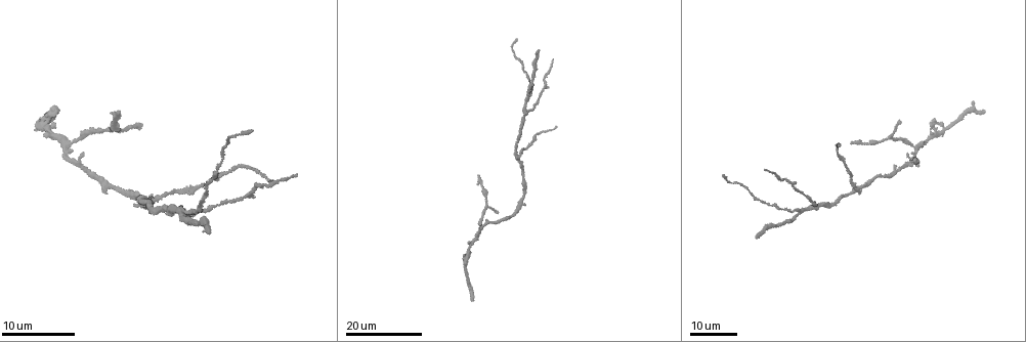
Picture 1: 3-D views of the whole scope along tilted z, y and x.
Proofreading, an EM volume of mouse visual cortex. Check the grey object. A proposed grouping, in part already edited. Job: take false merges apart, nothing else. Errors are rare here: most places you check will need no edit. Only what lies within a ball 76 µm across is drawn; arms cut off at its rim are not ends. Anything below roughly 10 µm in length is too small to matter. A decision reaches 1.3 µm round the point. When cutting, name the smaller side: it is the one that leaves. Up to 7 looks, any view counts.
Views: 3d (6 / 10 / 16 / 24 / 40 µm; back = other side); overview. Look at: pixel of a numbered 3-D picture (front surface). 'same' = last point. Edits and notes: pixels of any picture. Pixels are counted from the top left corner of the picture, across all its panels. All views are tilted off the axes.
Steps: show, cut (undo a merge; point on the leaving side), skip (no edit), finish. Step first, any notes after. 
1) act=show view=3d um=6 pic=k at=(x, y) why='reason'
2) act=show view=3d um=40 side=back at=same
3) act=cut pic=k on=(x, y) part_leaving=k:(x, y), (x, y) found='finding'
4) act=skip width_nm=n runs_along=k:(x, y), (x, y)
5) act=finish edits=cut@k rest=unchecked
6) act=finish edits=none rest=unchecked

act=show view=3d um=24 pic=1 at=(859, 188) why='four-way junction'

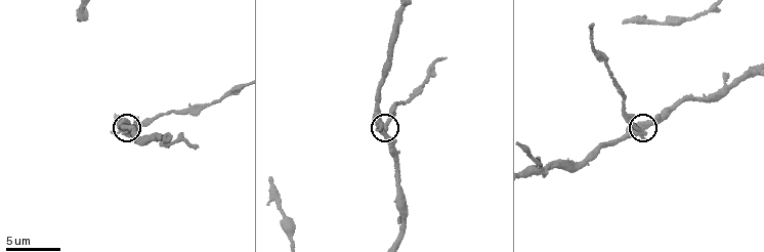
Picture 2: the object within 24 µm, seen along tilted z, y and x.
act=show view=3d um=6 pic=2 at=(384, 123)

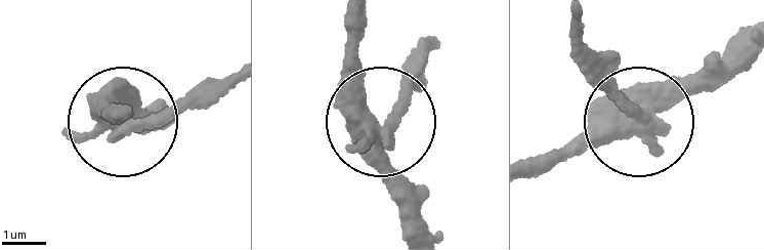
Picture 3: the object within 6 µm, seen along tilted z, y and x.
act=cut pic=3 on=(177, 109) arms=4 part_leaving=3:(646, 121), (596, 84), (585, 23) found='a second neuron is stuck on'

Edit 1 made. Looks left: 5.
act=show view=3d um=10 pic=2 at=(678, 101)

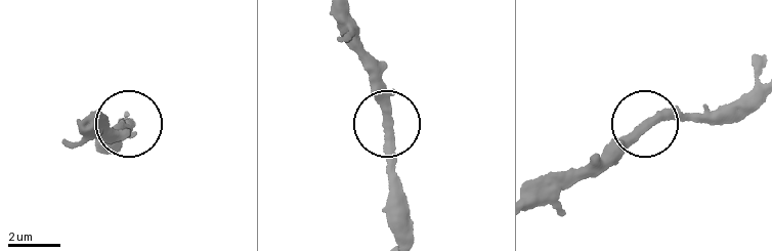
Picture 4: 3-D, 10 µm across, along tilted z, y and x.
act=skip width_nm=290 runs_along=4:(645, 124), (595, 162) found='one neuron here'

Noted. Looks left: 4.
act=show view=3d um=16 pic=1 at=(71, 142) why='arms part here'

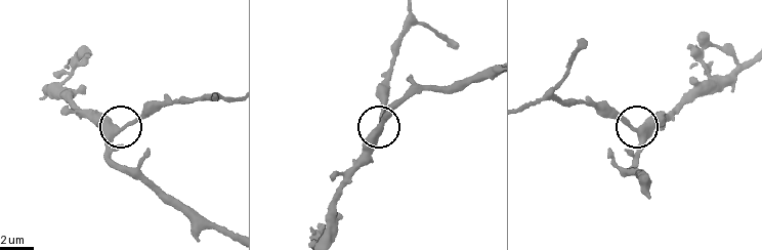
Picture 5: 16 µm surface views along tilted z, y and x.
act=show view=3d um=10 pic=5 at=(637, 131)

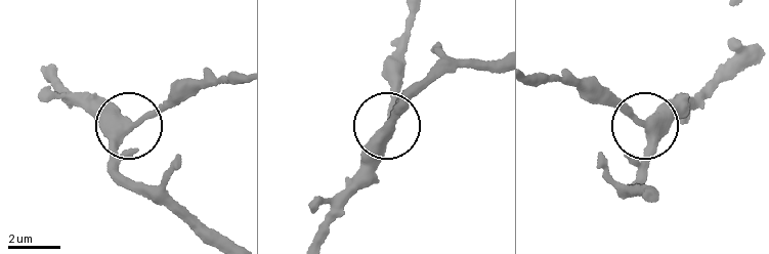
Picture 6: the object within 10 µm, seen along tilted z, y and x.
act=skip arms=3 runs_along=6:(492, 60), (452, 67), (385, 128), (395, 64) found='continuous, no second neuron'

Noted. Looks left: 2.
act=show view=3d um=10 pic=2 at=(173, 139) why='four or more arms meet'

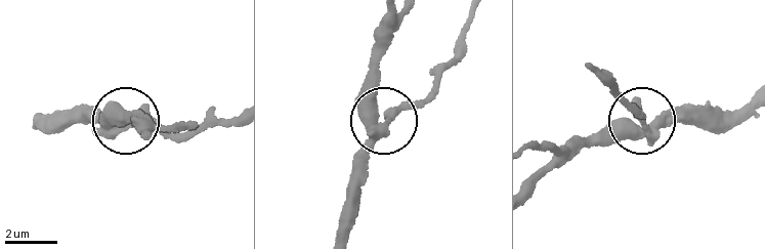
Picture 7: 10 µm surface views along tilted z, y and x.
act=cut pic=7 on=(397, 114) arms=4 part_leaving=7:(379, 128), (433, 86), (455, 55), (471, 9) found='a second neuron is stuck on'

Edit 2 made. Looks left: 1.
act=finish edits=cut@3,cut@7 rest=unchecked

